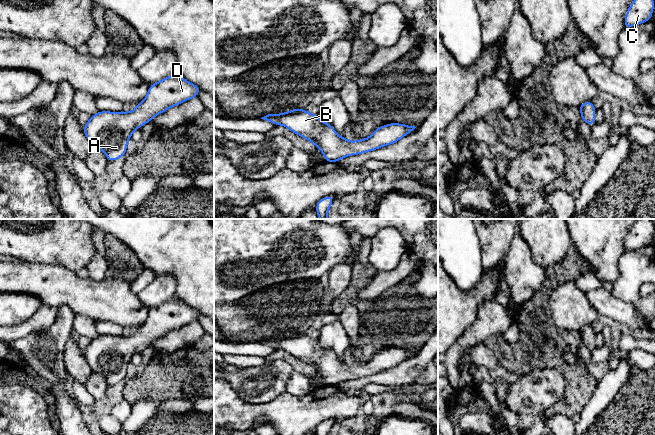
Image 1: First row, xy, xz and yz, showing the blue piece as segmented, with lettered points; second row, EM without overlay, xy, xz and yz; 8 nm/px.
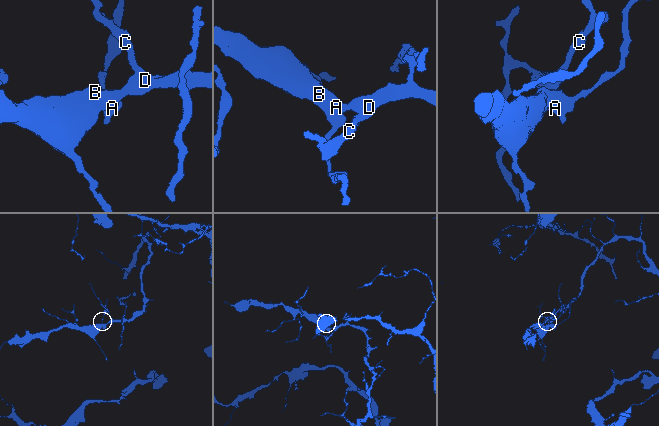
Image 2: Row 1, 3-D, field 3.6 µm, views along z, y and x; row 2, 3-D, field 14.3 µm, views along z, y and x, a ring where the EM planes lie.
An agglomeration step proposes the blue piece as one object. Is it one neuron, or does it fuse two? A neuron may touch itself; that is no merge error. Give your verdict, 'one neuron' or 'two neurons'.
one neuron

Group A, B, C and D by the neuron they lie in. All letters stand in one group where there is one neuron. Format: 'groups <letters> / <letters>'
groups A B C D

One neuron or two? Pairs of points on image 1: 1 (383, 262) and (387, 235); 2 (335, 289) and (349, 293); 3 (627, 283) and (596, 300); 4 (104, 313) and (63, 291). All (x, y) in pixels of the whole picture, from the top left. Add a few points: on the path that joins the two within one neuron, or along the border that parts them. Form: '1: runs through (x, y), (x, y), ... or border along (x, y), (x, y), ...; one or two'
1: runs through (385, 255), (387, 242); one
2: border along (352, 269), (350, 283), (334, 299); two
3: border along (609, 290), (615, 297), (631, 304); two
4: runs through (94, 303), (88, 297), (73, 291); one

